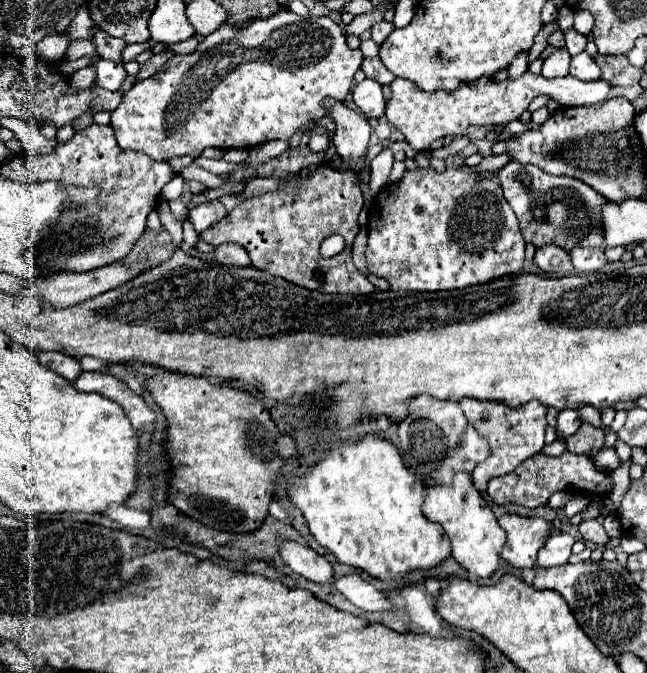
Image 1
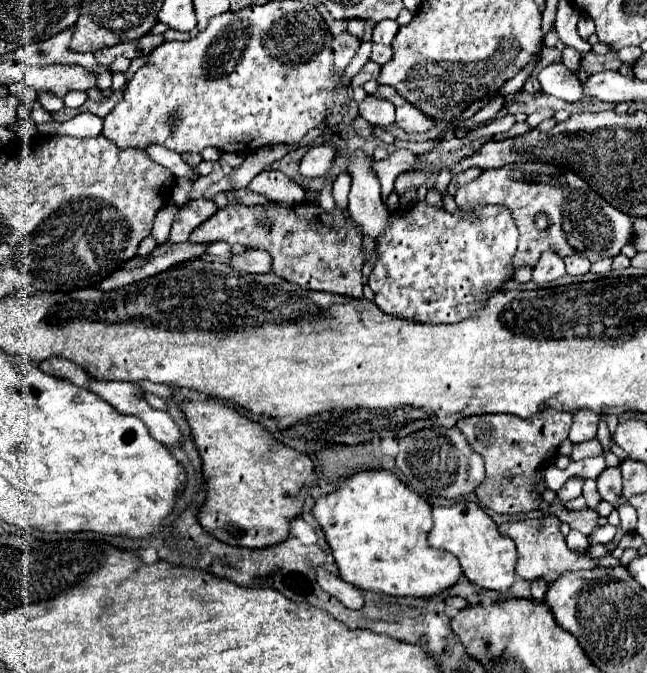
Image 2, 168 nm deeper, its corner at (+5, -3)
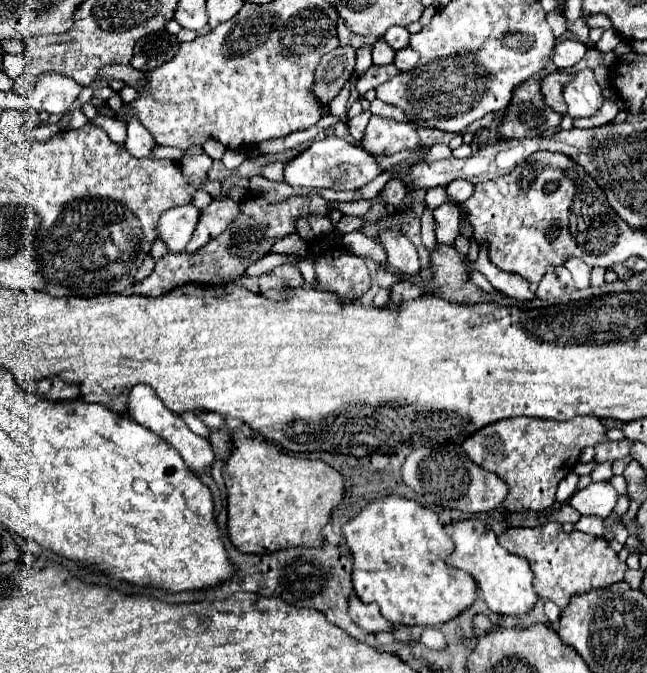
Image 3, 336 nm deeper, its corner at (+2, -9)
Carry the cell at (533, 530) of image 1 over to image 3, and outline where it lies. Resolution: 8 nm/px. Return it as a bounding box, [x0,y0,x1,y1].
[498,522,628,610]

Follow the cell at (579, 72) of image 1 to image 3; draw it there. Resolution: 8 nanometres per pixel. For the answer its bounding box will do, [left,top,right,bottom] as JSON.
[554,38,586,70]

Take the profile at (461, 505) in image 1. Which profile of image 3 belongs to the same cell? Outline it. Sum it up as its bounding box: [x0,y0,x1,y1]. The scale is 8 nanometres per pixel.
[448,520,538,616]

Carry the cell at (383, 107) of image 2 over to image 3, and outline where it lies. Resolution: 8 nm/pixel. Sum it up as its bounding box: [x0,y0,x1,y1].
[360,116,420,156]

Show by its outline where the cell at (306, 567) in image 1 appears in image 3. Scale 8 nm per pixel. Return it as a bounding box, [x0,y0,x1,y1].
[350,596,394,634]

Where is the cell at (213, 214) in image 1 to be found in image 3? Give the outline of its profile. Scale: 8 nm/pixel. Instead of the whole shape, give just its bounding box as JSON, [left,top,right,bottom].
[156,204,200,252]

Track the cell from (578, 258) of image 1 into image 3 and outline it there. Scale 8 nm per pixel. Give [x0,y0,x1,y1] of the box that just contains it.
[564,258,590,288]

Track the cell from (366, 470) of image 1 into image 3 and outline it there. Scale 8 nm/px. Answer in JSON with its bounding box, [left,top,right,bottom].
[344,496,478,626]

